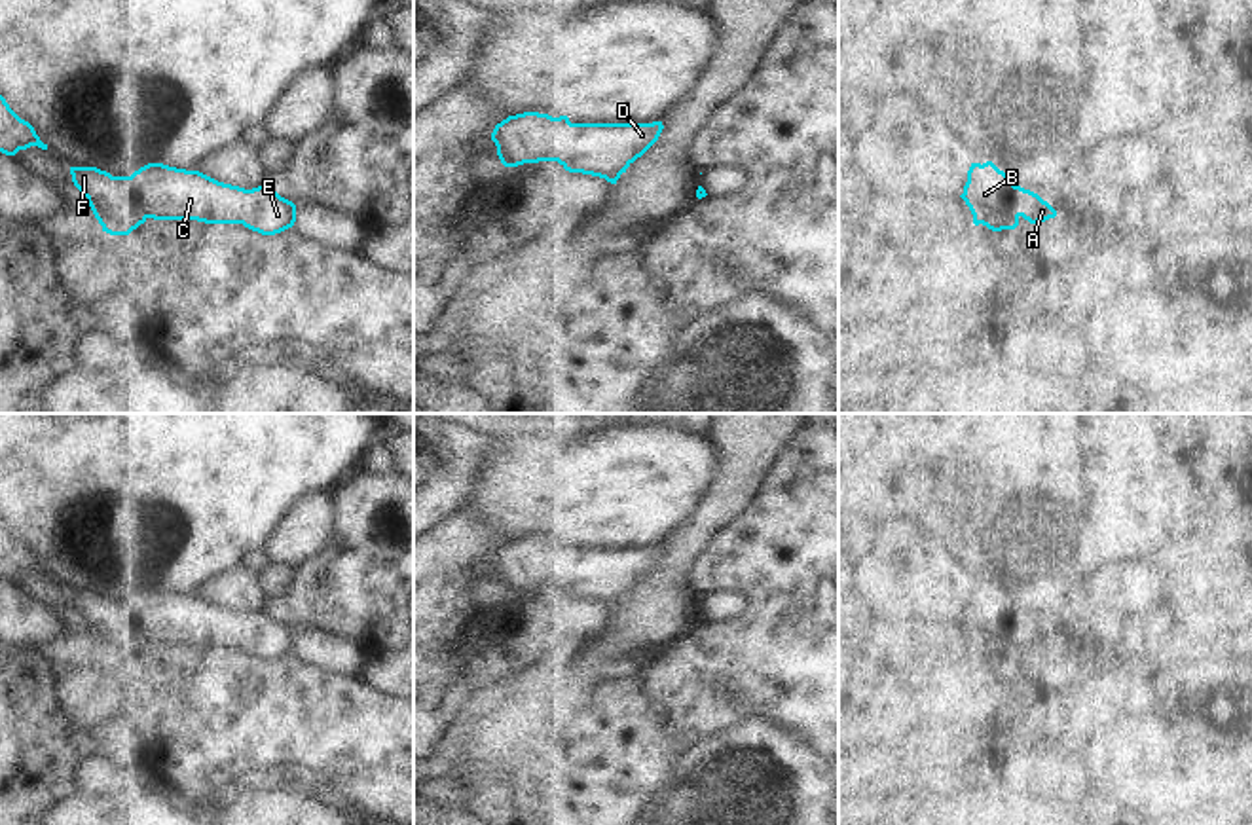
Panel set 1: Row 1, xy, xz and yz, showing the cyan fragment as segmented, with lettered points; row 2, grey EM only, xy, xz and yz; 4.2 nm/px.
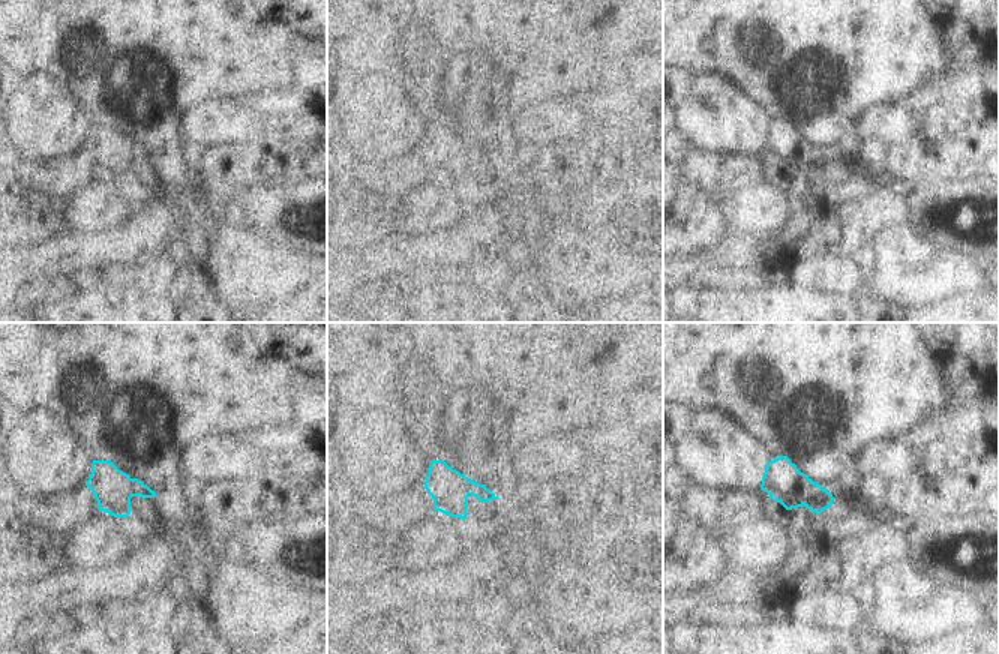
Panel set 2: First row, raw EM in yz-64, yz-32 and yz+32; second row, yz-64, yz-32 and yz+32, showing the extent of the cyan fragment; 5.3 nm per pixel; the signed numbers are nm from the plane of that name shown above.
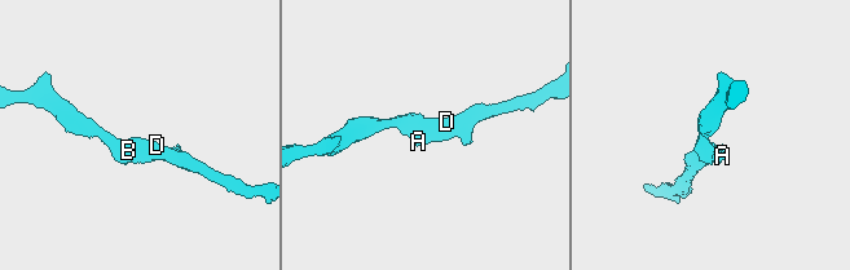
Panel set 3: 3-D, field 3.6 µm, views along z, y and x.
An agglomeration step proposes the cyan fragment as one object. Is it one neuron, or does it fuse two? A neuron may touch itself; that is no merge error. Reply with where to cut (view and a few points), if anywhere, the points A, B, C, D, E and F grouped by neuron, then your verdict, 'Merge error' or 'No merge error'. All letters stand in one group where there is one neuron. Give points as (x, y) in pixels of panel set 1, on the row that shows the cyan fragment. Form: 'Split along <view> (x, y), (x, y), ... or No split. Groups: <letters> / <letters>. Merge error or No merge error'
No split. Groups: A B C D E F. No merge error.

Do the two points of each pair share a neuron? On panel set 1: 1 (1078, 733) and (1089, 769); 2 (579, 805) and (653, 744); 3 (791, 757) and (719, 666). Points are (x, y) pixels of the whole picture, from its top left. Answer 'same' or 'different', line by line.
1: same
2: same
3: different

